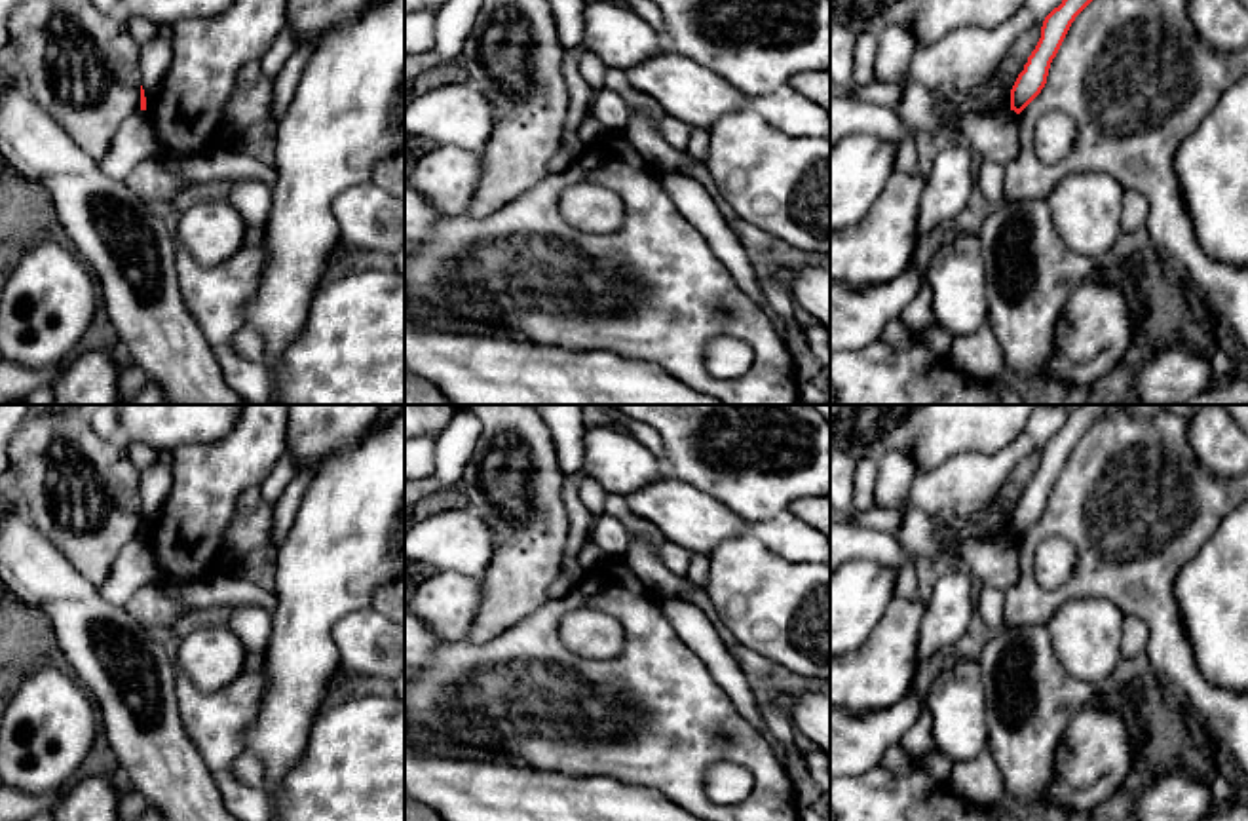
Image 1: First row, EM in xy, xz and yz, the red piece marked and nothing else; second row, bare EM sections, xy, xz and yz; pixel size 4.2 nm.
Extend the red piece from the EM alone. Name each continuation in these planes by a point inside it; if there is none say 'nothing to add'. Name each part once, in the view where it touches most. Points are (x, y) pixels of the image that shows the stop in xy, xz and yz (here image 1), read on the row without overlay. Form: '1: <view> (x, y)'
nothing to add

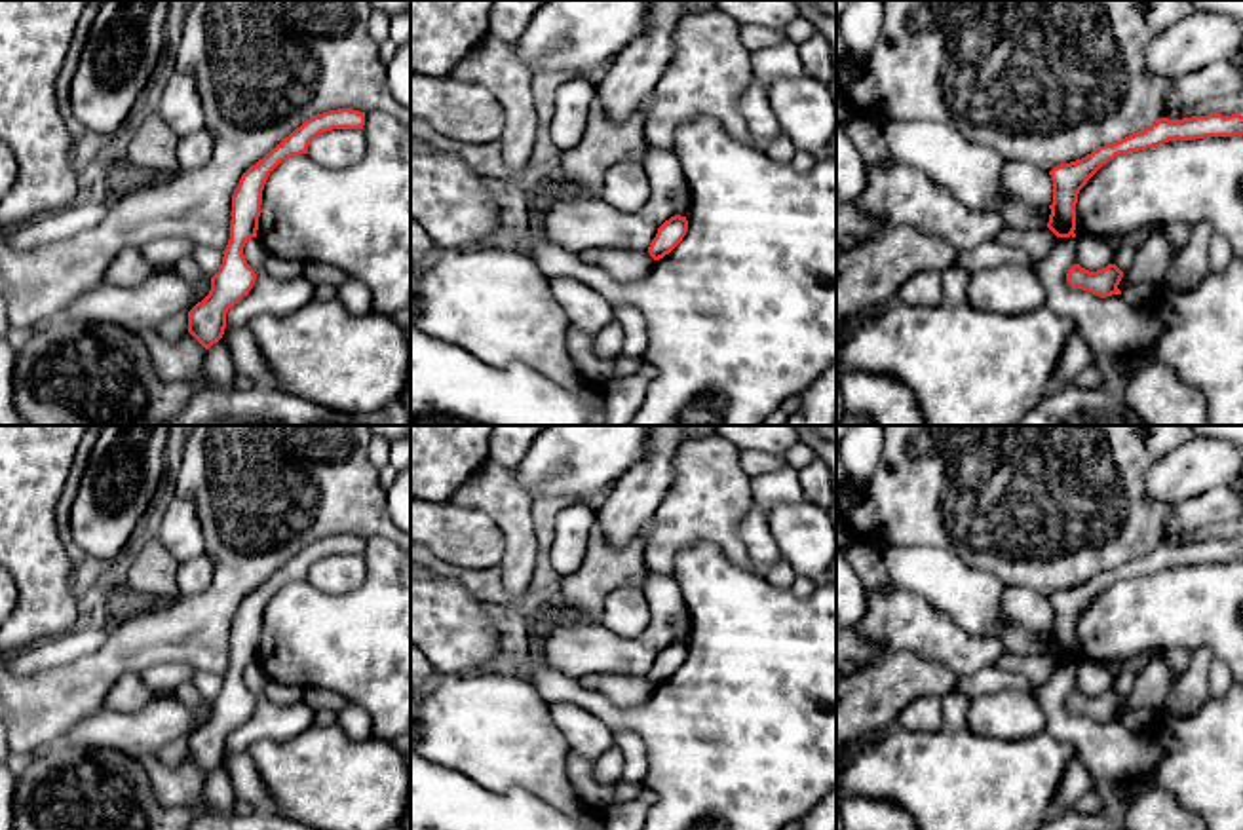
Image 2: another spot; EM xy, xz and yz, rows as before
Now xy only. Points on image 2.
1: xy (263, 492)

